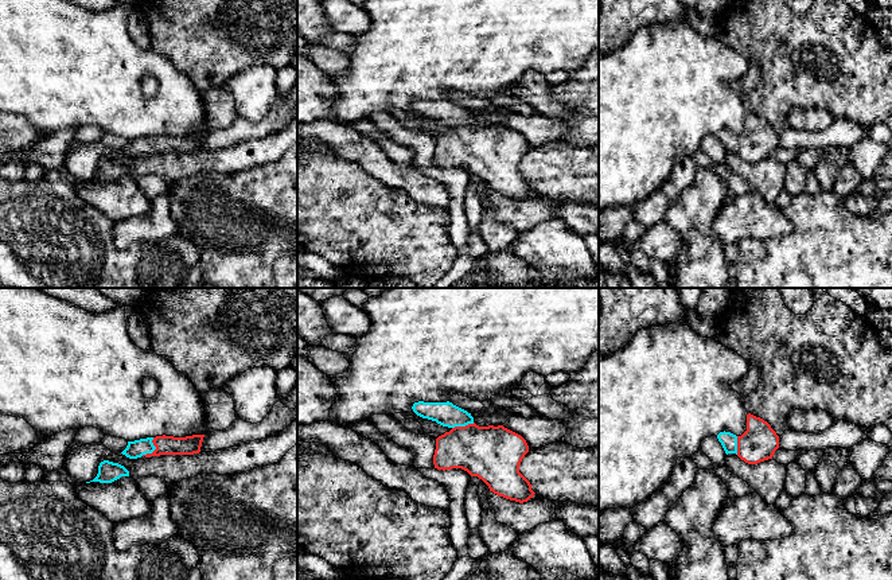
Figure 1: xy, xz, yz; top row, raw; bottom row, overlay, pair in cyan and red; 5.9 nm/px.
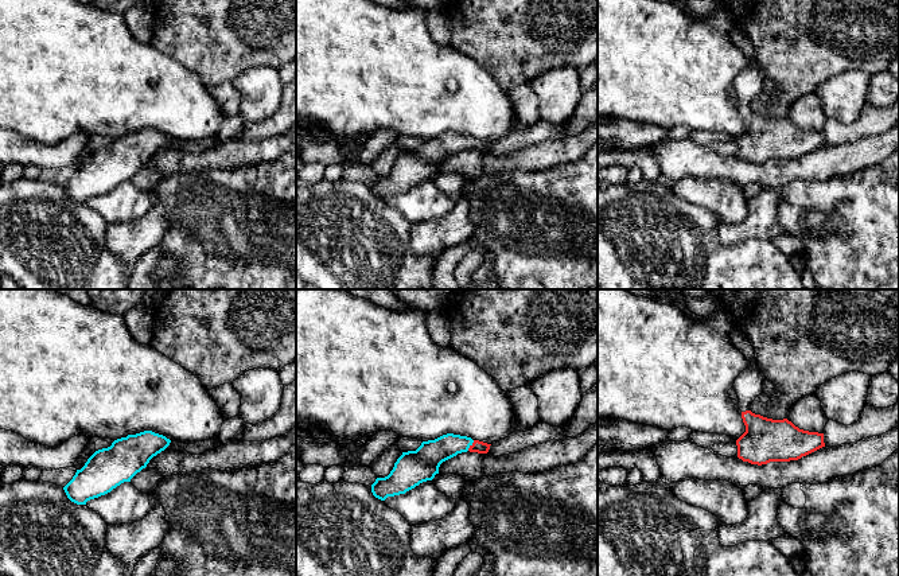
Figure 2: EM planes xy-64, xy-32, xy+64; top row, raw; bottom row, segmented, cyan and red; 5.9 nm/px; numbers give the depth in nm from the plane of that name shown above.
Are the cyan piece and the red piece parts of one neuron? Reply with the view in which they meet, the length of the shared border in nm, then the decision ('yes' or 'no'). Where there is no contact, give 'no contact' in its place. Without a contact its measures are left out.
xy | 130 nm | yes

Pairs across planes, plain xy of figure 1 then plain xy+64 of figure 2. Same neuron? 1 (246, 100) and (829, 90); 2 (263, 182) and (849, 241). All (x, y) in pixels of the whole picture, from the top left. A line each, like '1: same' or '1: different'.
1: same
2: same

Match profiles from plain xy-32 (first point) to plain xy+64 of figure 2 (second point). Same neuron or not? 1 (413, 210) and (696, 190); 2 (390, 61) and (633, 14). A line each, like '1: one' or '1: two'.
1: one
2: one

